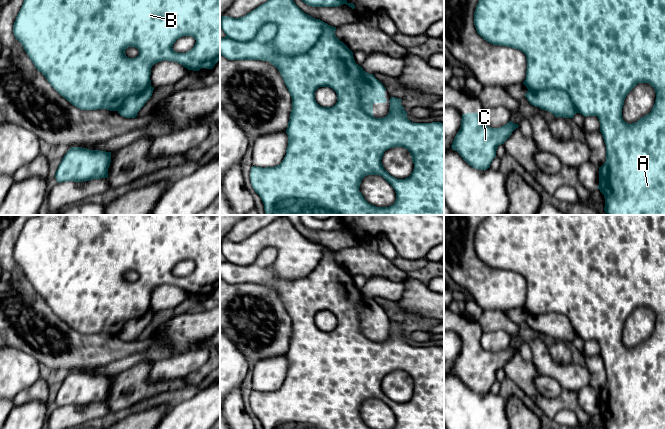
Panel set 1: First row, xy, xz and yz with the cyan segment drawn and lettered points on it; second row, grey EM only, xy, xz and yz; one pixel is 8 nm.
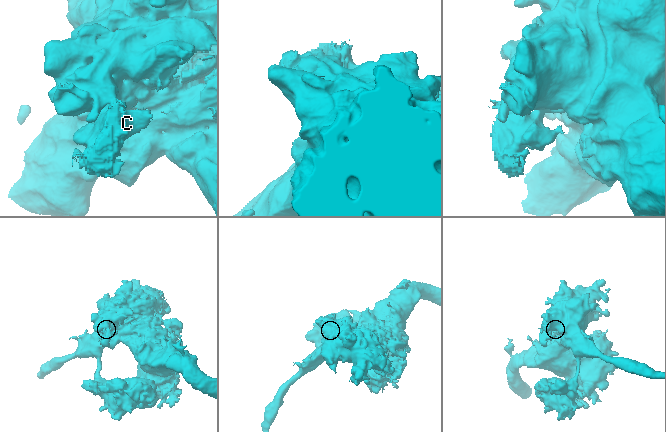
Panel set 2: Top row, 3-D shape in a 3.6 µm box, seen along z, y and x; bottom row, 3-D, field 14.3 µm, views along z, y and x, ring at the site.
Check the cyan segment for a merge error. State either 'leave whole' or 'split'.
split

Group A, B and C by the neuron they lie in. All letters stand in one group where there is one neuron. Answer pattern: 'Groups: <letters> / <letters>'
Groups: A B / C

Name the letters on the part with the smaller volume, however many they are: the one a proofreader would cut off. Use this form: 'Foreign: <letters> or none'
Foreign: C

